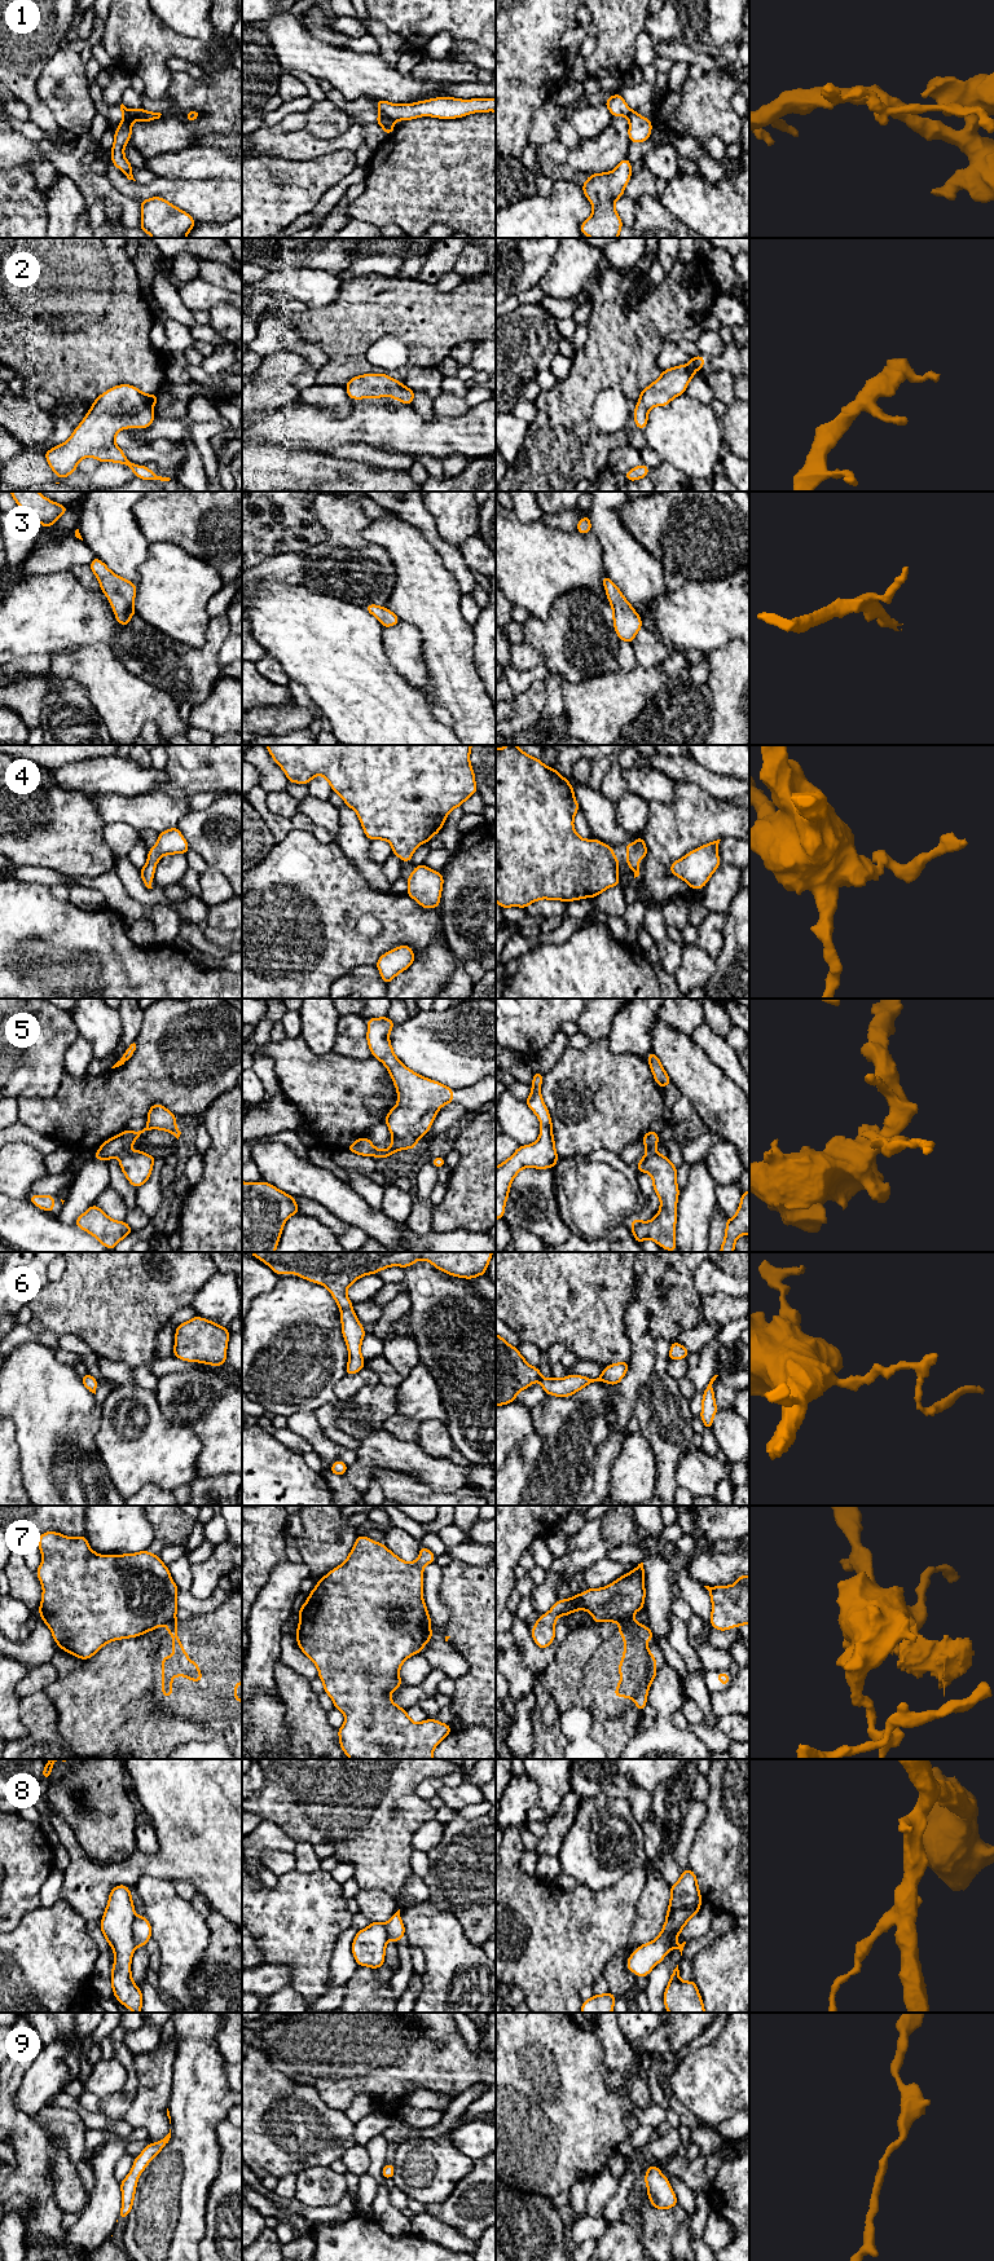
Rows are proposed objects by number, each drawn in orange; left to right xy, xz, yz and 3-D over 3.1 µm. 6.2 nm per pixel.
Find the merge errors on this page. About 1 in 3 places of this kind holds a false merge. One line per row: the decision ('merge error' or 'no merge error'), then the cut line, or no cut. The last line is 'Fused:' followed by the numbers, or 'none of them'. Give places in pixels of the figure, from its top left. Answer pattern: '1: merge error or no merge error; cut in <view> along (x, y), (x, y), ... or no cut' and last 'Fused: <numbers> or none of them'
1: merge error; cut in xy along (123, 113), (131, 113), (137, 119)
2: no merge error; no cut
3: no merge error; no cut
4: no merge error; no cut
5: merge error; cut in xy along (127, 1149), (118, 1157)
6: no merge error; no cut
7: merge error; cut in xz along (429, 1616), (425, 1623), (423, 1643)
8: merge error; cut in yz along (699, 1904), (690, 1909), (678, 1909), (665, 1922)
9: no merge error; no cut
Fused: 1, 5, 7, 8

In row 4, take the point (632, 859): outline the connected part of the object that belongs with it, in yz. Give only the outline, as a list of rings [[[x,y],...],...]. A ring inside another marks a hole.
[[[641,834],[637,836],[634,843],[624,843],[626,850],[626,864],[634,873],[634,878],[639,876],[639,859],[647,856],[647,846],[642,839]]]

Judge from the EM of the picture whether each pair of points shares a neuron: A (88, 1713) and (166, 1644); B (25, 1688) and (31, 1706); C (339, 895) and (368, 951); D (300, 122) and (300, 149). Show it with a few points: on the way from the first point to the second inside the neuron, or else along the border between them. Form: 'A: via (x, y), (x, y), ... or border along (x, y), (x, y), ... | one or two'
A: via (108, 1704), (148, 1664) | one
B: border along (43, 1691), (30, 1693), (22, 1698) | two
C: via (339, 909), (339, 922), (353, 938) | one
D: border along (280, 124), (285, 129), (304, 129) | two

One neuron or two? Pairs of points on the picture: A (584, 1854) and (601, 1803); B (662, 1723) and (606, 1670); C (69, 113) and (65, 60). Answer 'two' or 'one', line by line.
A: one
B: two
C: one

